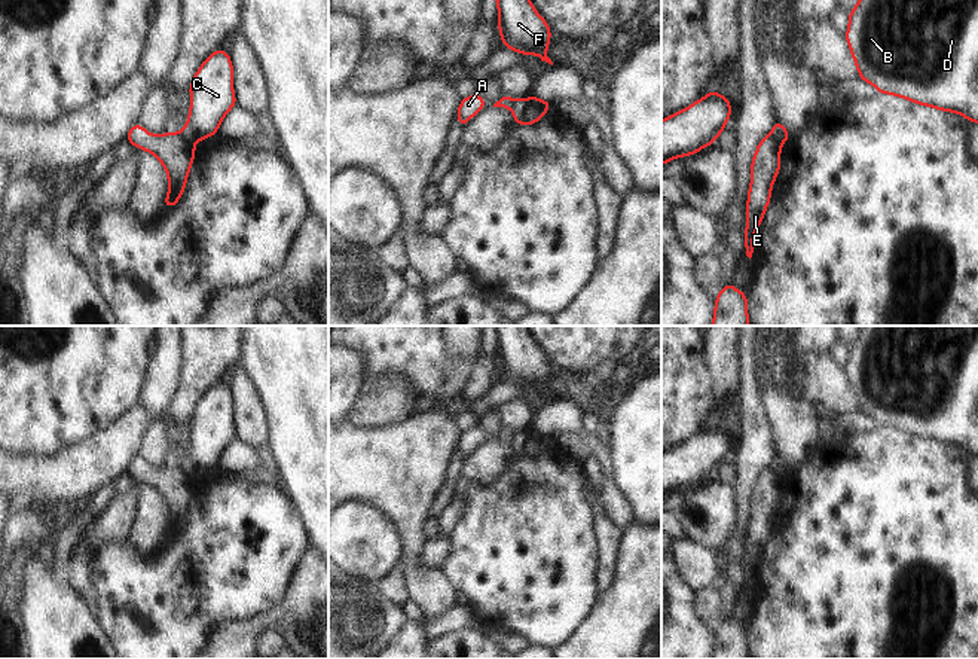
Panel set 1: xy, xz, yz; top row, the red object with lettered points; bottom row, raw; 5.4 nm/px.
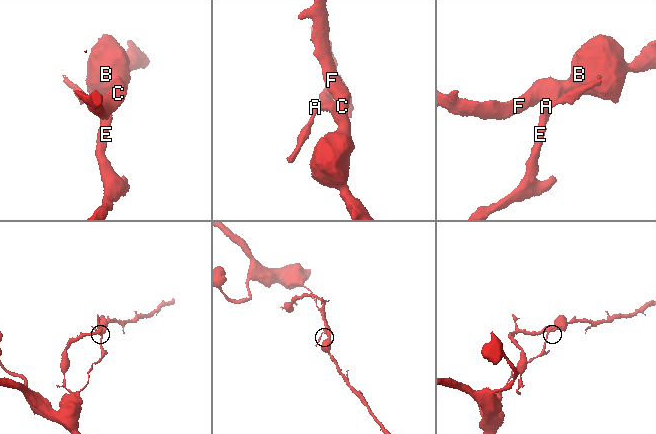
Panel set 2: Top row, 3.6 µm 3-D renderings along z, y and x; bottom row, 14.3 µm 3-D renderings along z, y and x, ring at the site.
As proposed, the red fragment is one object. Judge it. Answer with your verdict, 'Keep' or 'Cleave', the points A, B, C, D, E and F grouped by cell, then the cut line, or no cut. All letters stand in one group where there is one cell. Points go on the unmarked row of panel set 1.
Cleave. Groups: A E / B C D F. Split along xy (179, 467), (195, 475)

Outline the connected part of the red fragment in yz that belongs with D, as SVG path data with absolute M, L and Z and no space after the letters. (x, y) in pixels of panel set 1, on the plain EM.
M862 326L858 338L849 347L846 373L858 400L859 412L875 419L878 427L892 427L920 439L954 445L978 457L978 326Z

